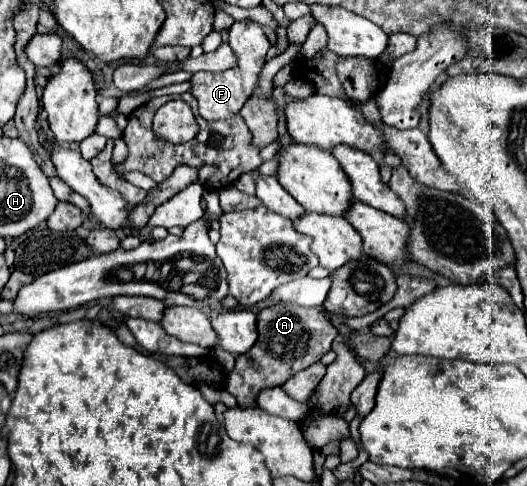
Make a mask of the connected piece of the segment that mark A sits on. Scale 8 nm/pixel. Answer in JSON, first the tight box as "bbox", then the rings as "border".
{"bbox":[227,304,337,408],"border":[[[273,304],[263,308],[257,314],[257,332],[259,338],[253,348],[243,356],[237,356],[235,370],[227,376],[227,392],[237,398],[241,408],[255,406],[259,390],[281,386],[299,370],[319,362],[337,336],[337,328],[331,324],[323,306],[299,308],[297,304]]]}

